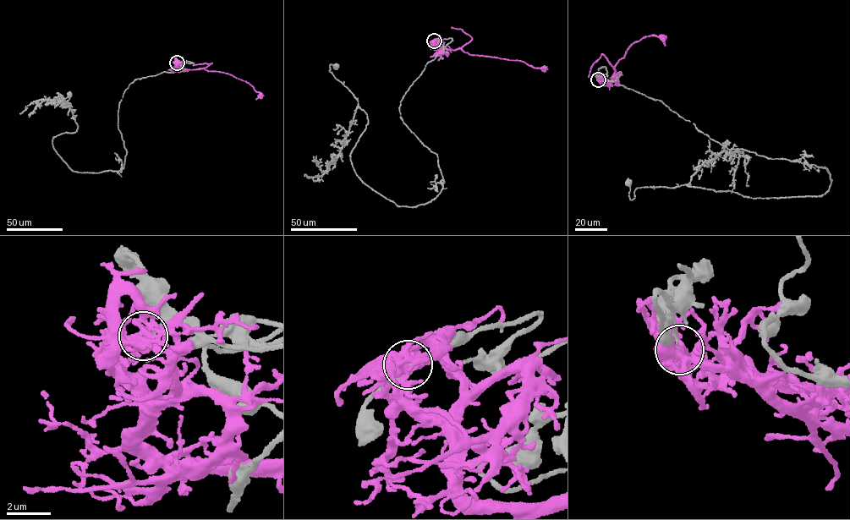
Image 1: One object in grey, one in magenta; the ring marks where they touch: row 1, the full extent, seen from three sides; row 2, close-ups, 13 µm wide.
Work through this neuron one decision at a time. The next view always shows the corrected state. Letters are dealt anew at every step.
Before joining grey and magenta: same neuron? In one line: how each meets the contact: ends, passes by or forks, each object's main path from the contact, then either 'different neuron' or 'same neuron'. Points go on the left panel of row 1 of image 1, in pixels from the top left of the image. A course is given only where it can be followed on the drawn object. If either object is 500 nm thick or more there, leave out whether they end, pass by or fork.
grey ends; magenta forks; course grey (177, 62), (194, 63), (125, 90), (117, 172), (56, 152), (78, 128), (70, 95); course magenta (177, 62), (179, 69), (201, 68), (221, 72), (244, 80), (259, 92), (255, 99); different neuron

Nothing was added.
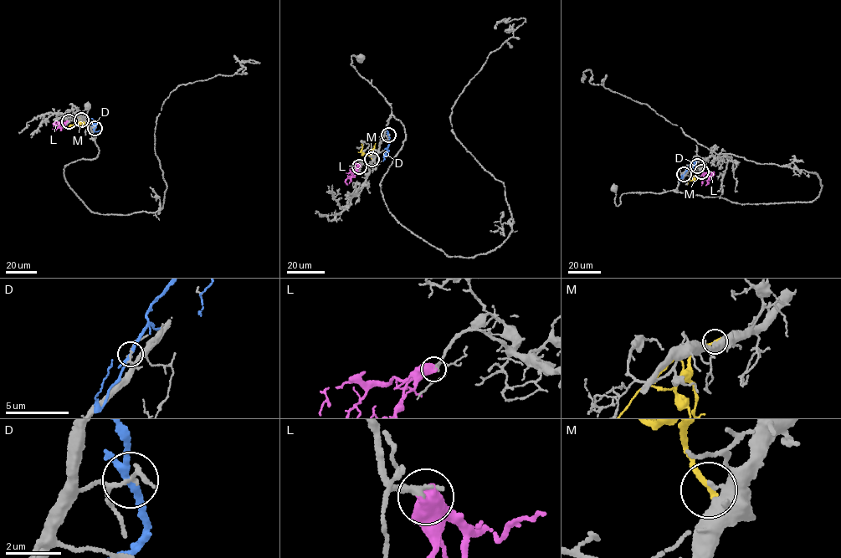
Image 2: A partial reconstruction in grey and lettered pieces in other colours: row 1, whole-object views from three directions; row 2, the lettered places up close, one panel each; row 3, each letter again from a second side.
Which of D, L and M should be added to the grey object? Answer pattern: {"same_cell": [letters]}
{"same_cell": ["L"]}

